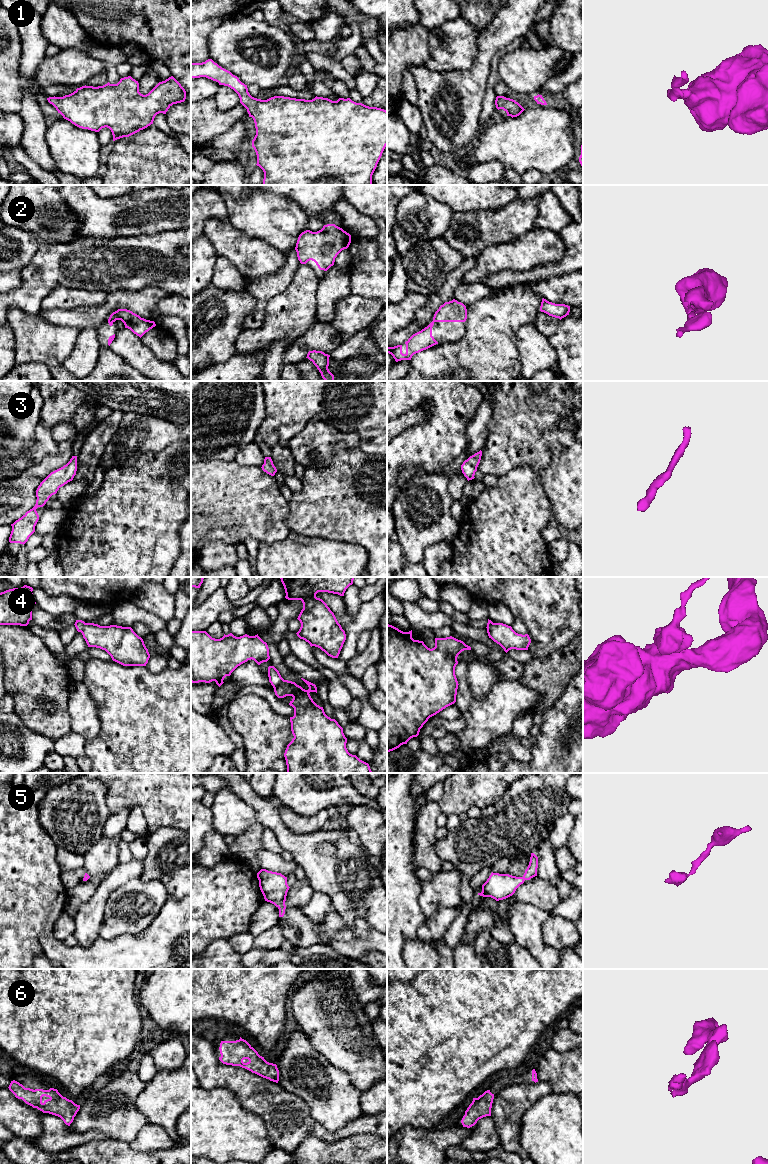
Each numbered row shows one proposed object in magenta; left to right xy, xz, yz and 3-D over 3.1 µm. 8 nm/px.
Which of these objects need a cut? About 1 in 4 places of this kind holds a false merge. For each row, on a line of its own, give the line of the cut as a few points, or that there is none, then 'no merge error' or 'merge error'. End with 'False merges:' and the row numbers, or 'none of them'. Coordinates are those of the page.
1: cut none; no merge error
2: cut none; no merge error
3: cut none; no merge error
4: cut xz (283, 679), (274, 689); merge error
5: cut none; no merge error
6: cut none; no merge error
False merges: 4

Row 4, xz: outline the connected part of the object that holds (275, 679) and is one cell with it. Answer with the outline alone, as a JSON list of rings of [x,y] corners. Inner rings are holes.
[[[274,666],[268,667],[268,677],[269,682],[271,683],[274,689],[278,687],[283,681],[283,678],[281,677],[279,671]]]

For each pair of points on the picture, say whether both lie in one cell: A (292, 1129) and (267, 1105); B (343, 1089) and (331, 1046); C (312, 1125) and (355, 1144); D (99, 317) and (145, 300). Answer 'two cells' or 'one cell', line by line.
A: one cell
B: two cells
C: two cells
D: one cell

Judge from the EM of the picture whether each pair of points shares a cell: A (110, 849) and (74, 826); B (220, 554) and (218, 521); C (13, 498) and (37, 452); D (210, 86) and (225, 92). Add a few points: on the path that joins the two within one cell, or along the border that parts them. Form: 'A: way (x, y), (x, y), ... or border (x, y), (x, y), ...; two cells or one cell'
A: border (103, 836), (83, 854); two cells
B: border (234, 546), (221, 541), (210, 541), (201, 549); two cells
C: border (49, 454), (20, 475), (10, 478); two cells
D: border (220, 85), (213, 96); two cells

